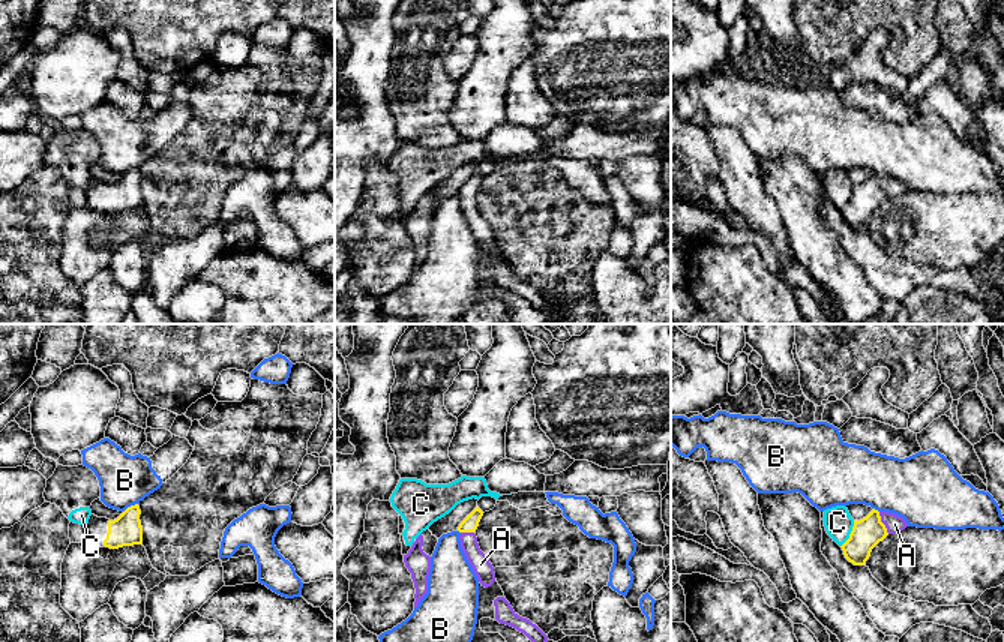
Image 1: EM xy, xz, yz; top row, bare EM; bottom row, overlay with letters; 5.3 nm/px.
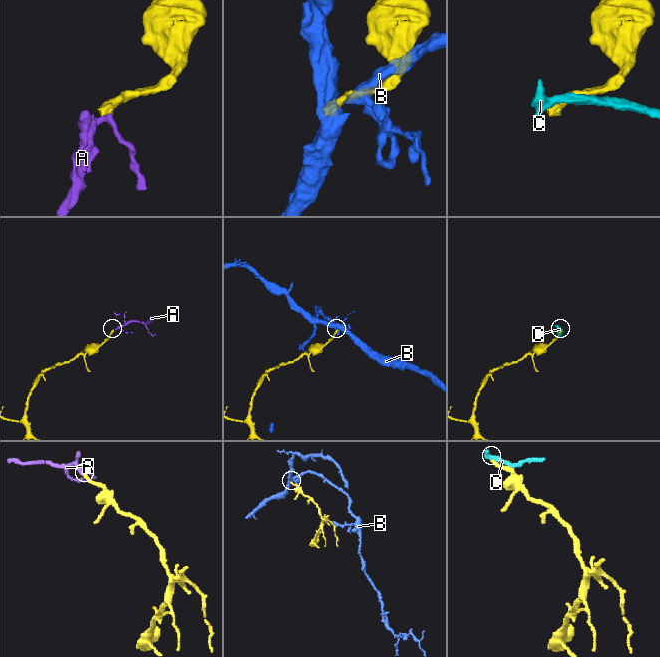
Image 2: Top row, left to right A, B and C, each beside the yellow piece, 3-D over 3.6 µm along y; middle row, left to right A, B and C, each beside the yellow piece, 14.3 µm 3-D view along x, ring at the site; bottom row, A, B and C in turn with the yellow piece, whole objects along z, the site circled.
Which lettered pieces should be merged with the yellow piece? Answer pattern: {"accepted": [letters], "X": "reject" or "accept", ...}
{"accepted": ["A"], "A": "accept", "B": "reject", "C": "reject"}

